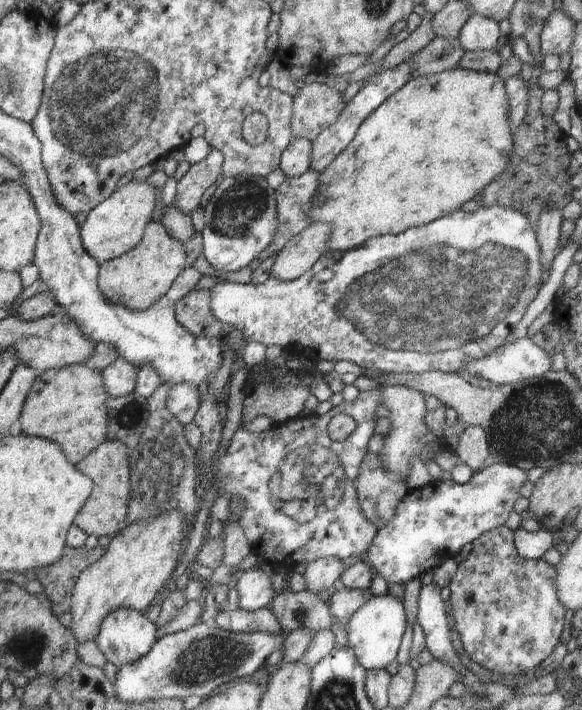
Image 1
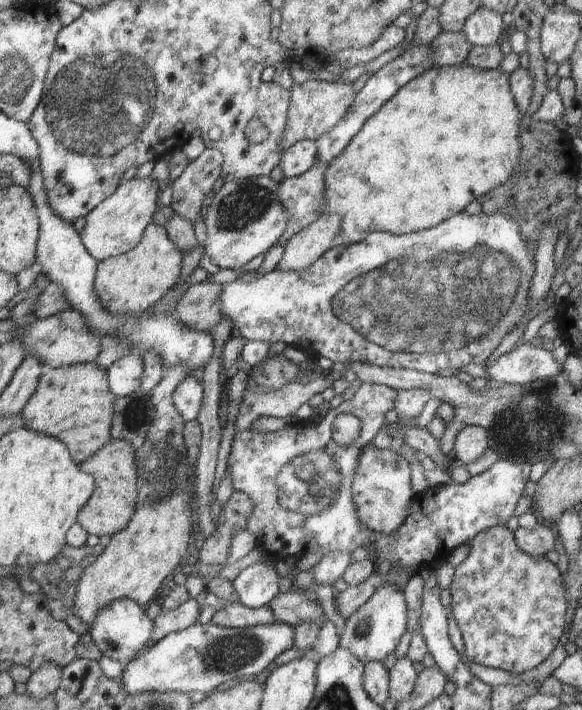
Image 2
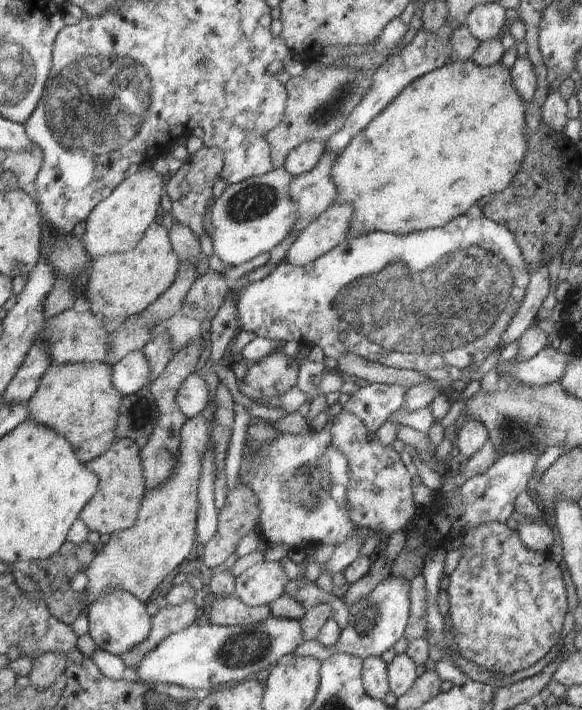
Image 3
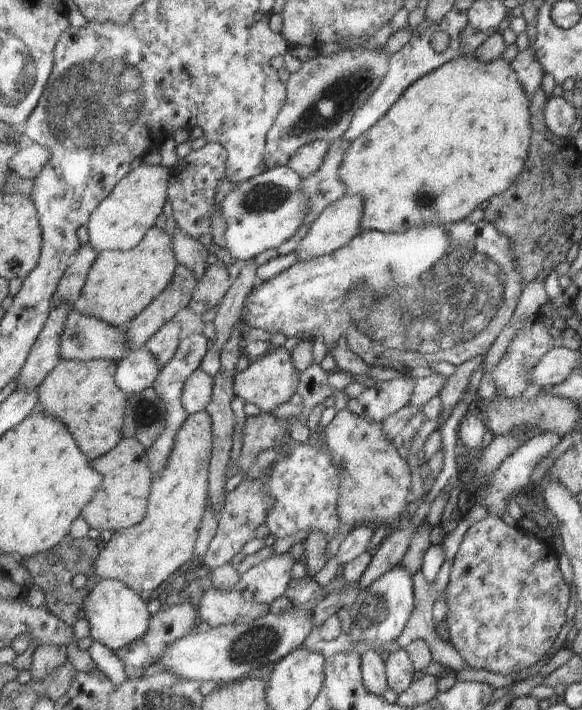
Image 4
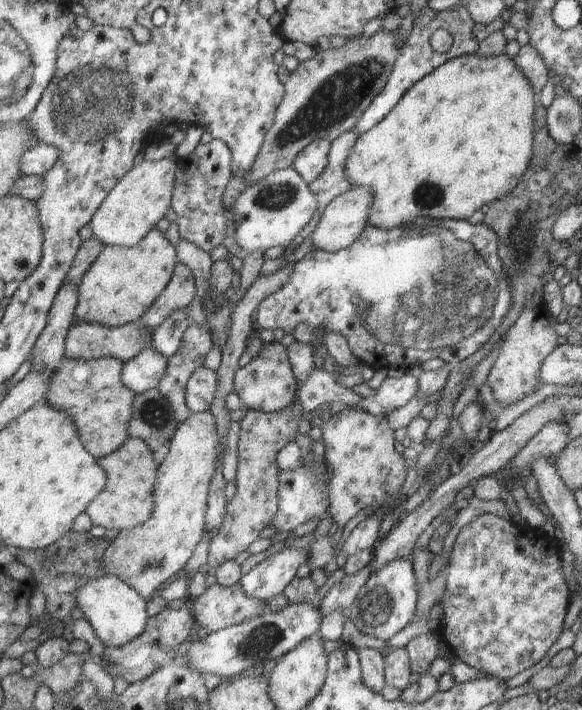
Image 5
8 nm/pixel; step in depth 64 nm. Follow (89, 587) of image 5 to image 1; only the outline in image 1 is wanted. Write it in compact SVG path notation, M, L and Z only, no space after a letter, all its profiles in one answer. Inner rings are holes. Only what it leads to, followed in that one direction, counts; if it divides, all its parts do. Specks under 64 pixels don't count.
M119 609L101 623L96 644L114 667L140 661L157 642L157 627L146 614Z

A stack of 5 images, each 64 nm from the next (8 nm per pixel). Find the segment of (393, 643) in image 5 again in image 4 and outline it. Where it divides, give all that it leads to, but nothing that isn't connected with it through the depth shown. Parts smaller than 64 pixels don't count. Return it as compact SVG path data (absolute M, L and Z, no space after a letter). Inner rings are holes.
M419 570L412 577L414 584L414 608L412 609L408 624L404 627L402 634L396 638L401 649L408 646L413 640L424 639L430 648L433 661L440 662L442 666L448 667L454 672L462 672L468 668L468 664L458 651L447 641L439 637L435 631L432 615L432 606L436 603L434 588Z

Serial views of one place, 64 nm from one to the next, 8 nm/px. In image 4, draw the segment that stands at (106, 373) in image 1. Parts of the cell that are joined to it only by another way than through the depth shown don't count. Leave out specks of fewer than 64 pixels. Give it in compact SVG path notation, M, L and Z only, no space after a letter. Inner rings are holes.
M143 347L130 352L124 360L117 362L114 382L120 390L124 390L124 394L133 395L150 388L158 374L158 360Z

